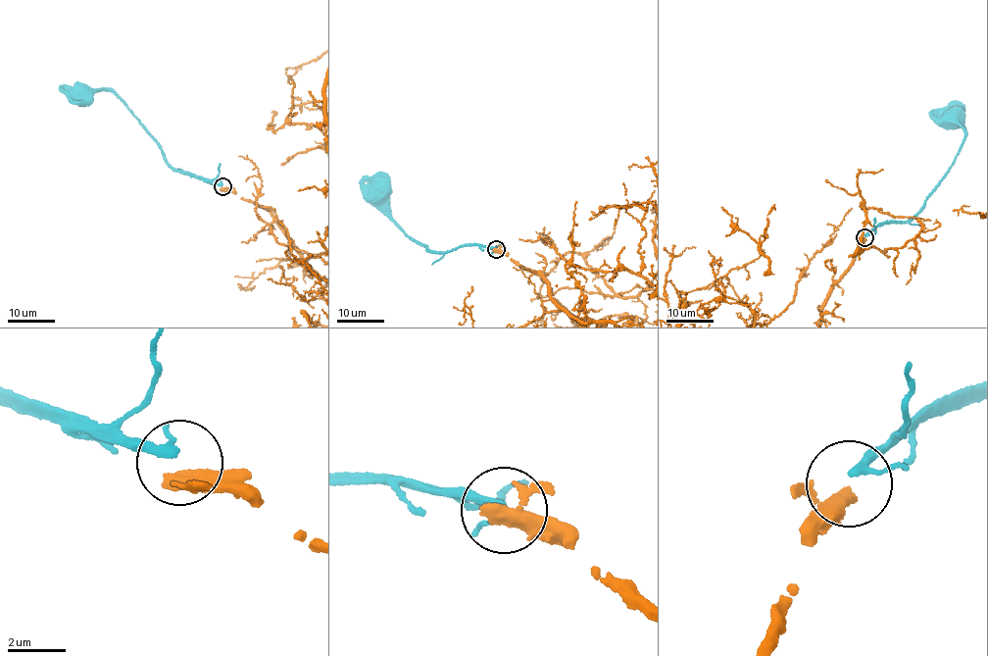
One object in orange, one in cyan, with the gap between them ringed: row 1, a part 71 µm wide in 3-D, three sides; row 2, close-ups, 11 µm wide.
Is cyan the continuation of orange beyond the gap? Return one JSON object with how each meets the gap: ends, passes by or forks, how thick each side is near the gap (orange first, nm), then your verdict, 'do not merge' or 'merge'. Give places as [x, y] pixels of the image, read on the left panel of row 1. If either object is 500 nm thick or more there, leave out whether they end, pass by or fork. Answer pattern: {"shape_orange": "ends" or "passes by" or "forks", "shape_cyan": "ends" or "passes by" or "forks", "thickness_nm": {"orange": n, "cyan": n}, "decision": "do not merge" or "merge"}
{"thickness_nm": {"orange": 650, "cyan": 240}, "decision": "do not merge"}

